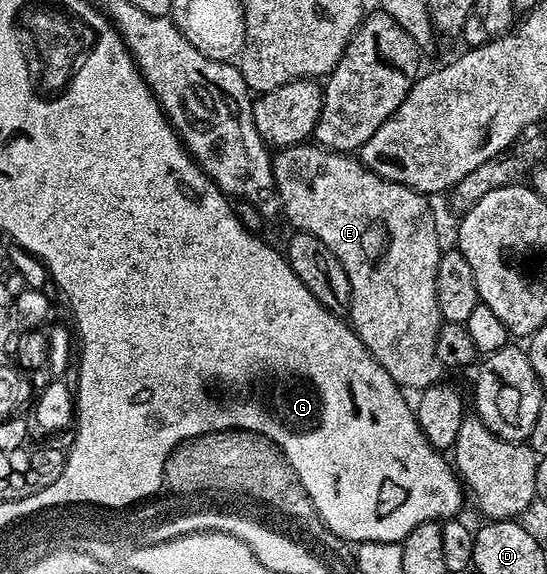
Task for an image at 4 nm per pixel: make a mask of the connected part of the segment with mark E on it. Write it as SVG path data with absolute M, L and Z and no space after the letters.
M313 141L282 147L272 156L272 161L274 185L283 215L294 223L296 230L319 237L319 241L339 257L339 265L343 265L343 273L347 273L351 285L347 319L371 357L387 369L402 389L424 389L442 382L443 368L435 353L435 337L443 322L437 300L437 274L443 244L437 240L437 219L429 204L432 202L420 191L371 173L360 158L331 151Z

